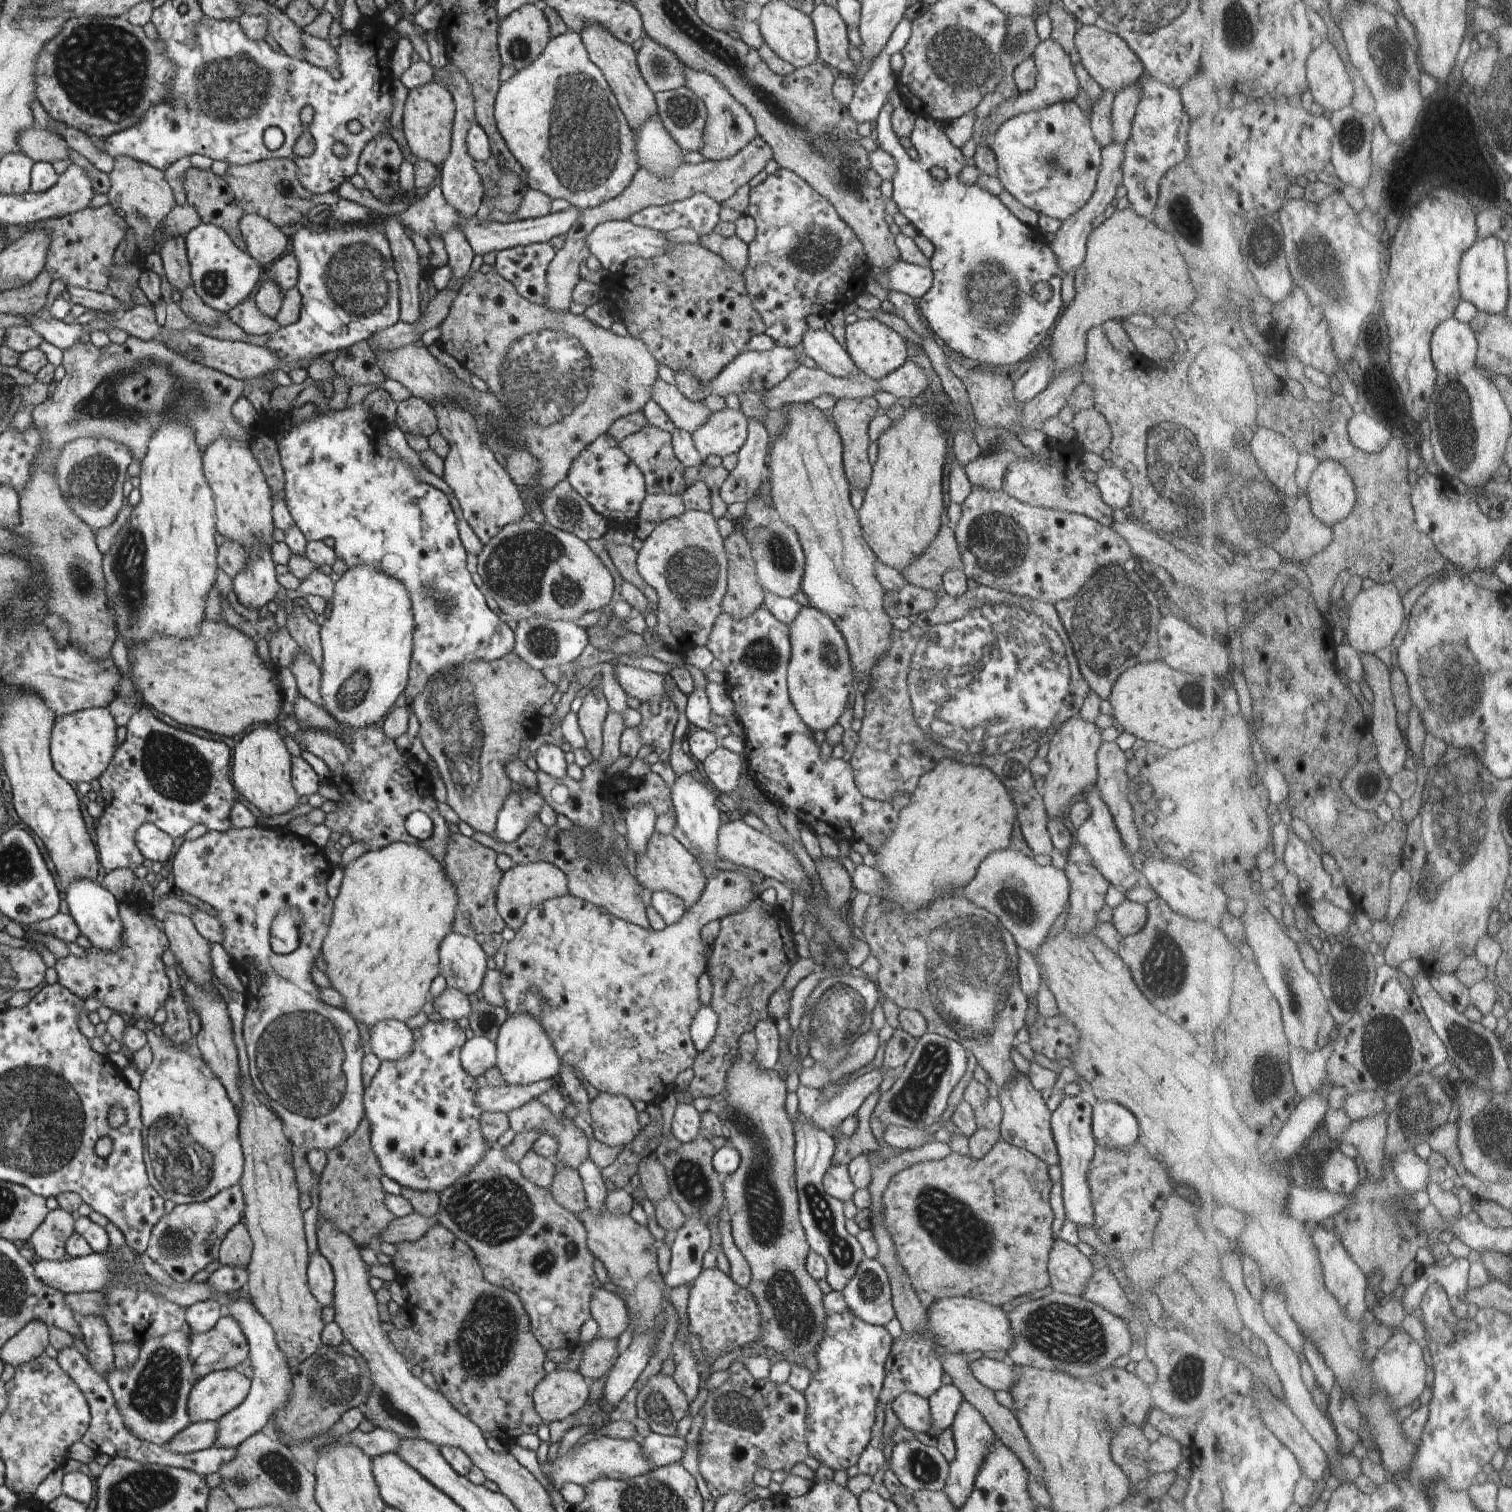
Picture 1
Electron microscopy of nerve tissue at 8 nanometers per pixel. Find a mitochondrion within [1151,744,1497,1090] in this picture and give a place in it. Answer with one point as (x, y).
(1456, 819)

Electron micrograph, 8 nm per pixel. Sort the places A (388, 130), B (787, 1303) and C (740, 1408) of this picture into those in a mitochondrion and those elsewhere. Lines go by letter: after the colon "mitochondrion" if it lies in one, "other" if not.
A: other
B: mitochondrion
C: mitochondrion

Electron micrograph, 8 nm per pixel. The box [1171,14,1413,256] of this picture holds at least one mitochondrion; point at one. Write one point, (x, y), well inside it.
(1383, 44)

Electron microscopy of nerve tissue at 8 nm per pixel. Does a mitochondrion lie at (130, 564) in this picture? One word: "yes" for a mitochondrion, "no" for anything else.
yes

